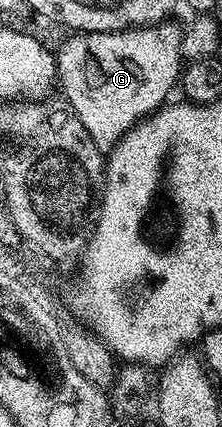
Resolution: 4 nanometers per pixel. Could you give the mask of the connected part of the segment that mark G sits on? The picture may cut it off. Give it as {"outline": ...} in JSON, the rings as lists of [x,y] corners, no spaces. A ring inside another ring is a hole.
{"outline":[[[162,22],[147,28],[125,28],[122,32],[78,32],[70,35],[71,38],[62,44],[61,49],[56,49],[57,80],[59,88],[65,91],[63,99],[79,118],[79,122],[83,122],[83,130],[87,130],[97,148],[112,150],[133,129],[134,124],[162,107],[170,99],[169,91],[178,87],[183,69],[183,28],[173,23]]]}

